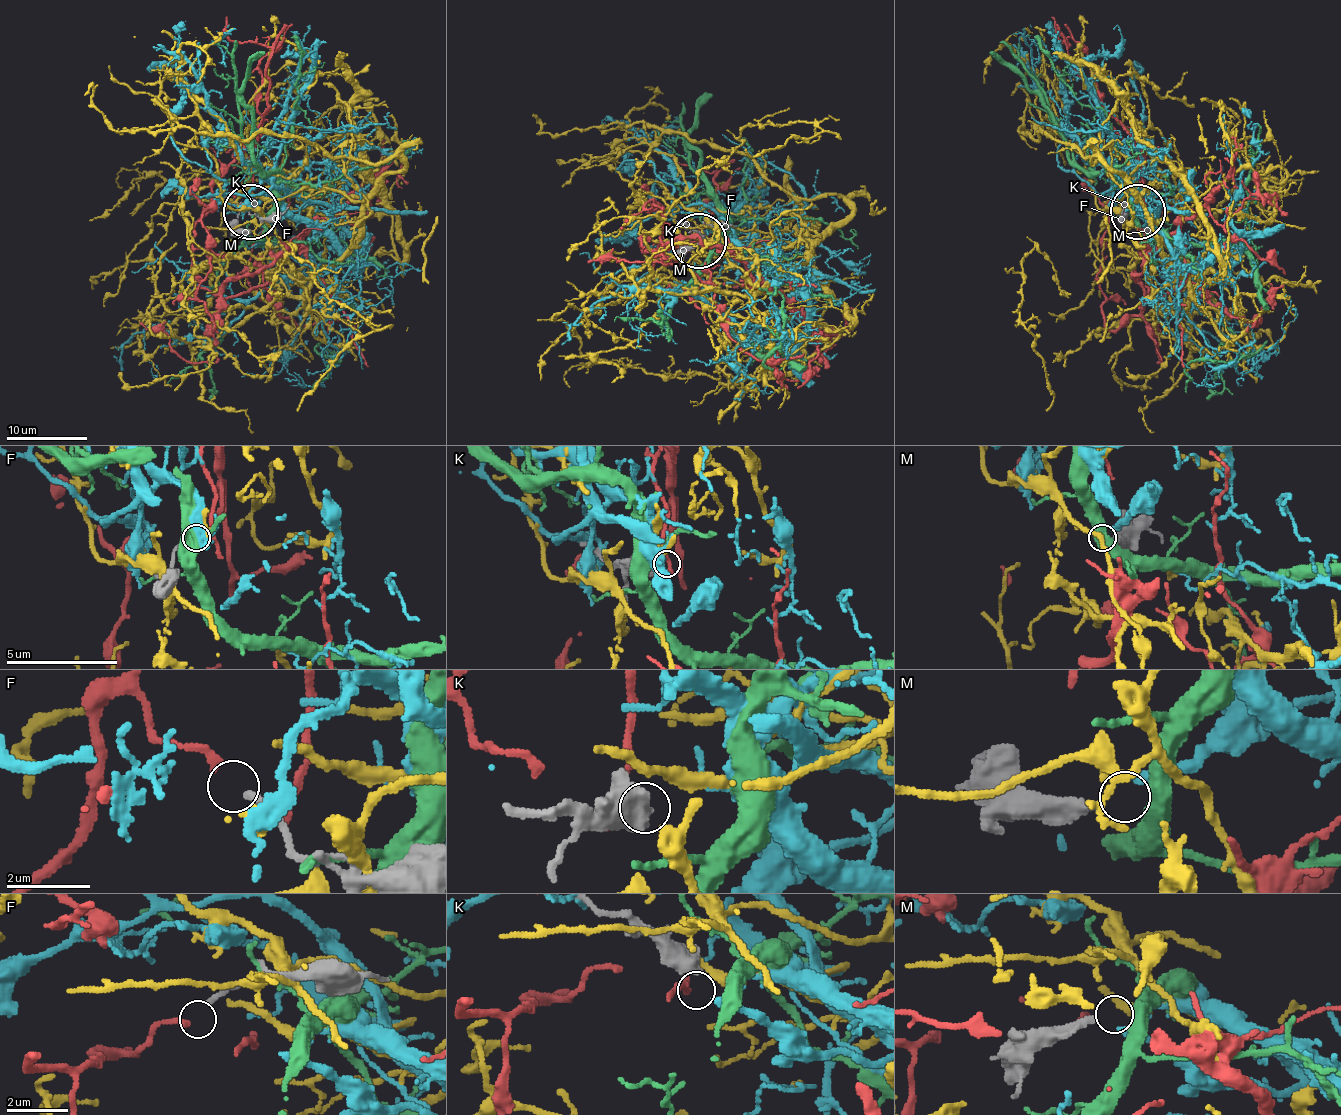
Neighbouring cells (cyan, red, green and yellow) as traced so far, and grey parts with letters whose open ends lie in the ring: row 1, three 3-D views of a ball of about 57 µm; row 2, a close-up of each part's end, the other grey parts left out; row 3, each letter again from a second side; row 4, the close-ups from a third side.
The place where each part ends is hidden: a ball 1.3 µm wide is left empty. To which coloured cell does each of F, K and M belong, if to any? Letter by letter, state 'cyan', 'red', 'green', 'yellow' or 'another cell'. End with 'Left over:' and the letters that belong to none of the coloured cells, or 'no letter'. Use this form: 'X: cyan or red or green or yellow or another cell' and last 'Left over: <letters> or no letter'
F: red
K: another cell
M: cyan
Left over: K

